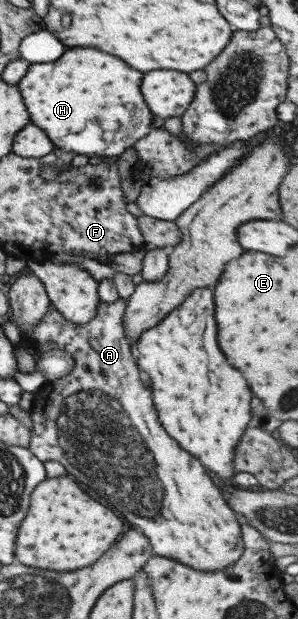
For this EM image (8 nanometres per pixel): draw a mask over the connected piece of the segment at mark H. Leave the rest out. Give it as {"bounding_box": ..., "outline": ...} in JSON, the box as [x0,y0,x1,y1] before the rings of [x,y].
{"bounding_box":[18,48,152,156],"outline":[[[70,48],[58,62],[52,64],[34,64],[28,68],[26,76],[18,82],[24,104],[30,112],[30,120],[42,128],[48,138],[66,152],[90,154],[90,156],[120,156],[126,148],[138,142],[150,132],[152,112],[148,110],[142,94],[140,82],[142,72],[124,64],[124,60],[110,56],[94,48]]]}

